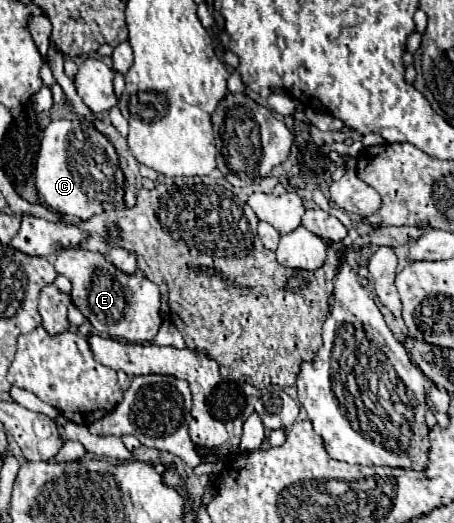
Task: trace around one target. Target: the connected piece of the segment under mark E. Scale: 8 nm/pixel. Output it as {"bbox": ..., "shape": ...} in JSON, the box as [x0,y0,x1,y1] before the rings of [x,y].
{"bbox":[56,247,162,343],"shape":[[[78,247],[64,249],[56,263],[56,271],[72,281],[72,303],[92,323],[102,337],[124,339],[128,343],[152,341],[162,325],[158,285],[146,277],[120,273],[100,253],[90,253]]]}

